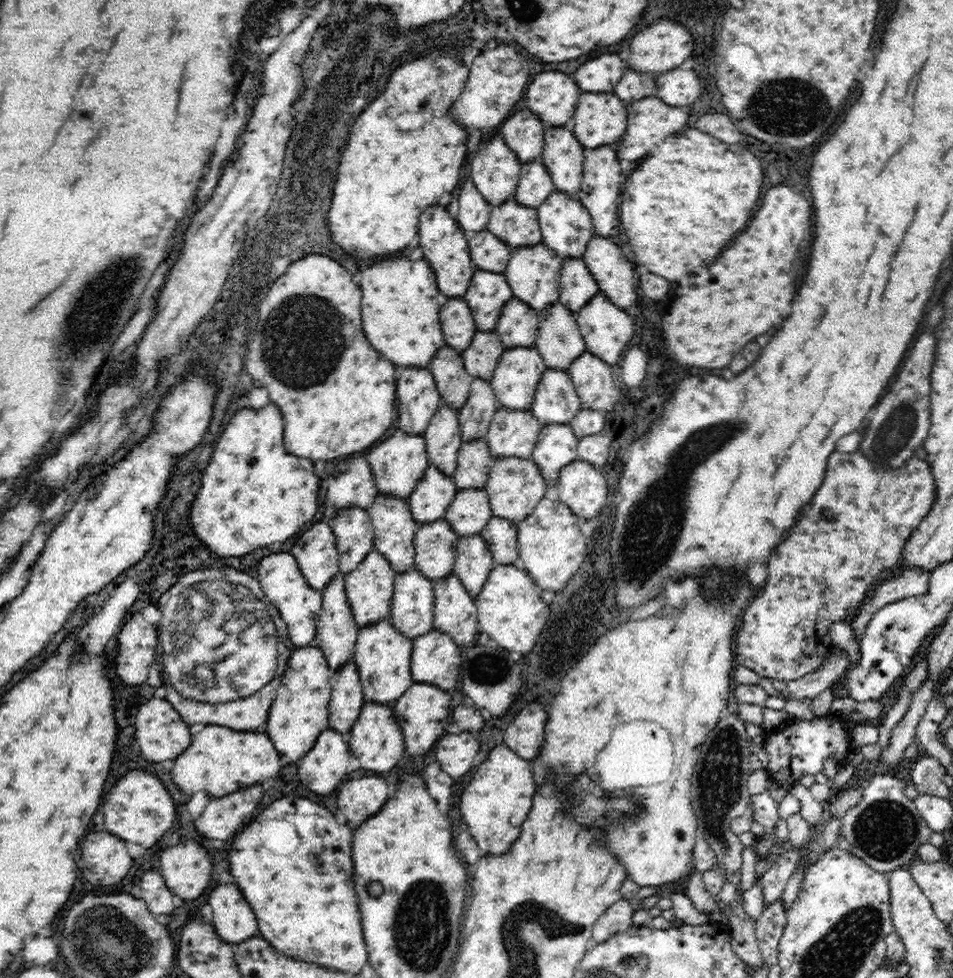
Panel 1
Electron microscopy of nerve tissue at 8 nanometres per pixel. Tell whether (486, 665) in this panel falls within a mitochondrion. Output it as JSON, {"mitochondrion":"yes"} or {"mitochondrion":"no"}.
{"mitochondrion":"yes"}

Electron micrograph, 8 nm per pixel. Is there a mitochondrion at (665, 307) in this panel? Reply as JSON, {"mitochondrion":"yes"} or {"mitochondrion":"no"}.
{"mitochondrion":"no"}

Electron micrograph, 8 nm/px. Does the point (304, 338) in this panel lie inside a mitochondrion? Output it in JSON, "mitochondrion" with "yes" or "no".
{"mitochondrion":"yes"}

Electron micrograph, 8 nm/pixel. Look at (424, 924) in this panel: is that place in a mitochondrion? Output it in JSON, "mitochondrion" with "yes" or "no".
{"mitochondrion":"yes"}

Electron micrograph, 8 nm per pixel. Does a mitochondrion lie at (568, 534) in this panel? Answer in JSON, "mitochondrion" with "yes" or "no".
{"mitochondrion":"no"}

